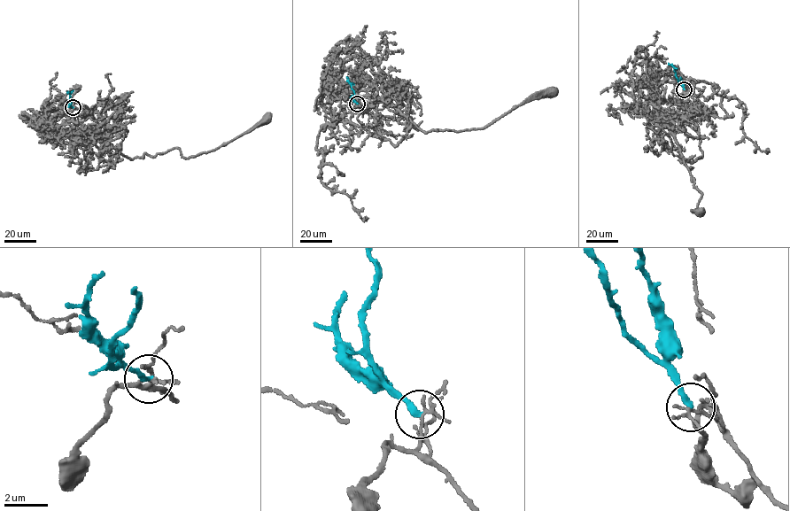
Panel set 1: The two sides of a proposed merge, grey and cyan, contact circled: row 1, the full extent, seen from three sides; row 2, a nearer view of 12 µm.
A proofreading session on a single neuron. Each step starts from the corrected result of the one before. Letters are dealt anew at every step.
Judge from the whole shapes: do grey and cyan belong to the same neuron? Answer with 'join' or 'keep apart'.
keep apart

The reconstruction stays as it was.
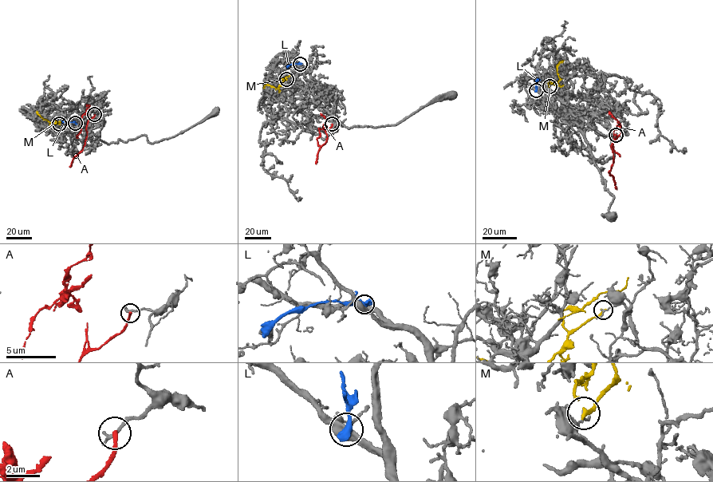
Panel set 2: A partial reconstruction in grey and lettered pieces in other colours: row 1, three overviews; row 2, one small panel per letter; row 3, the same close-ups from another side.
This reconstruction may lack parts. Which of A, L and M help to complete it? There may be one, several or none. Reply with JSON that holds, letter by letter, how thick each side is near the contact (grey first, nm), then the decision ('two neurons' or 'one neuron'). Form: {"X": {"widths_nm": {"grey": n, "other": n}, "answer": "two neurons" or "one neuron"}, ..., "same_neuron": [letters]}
{"A": {"widths_nm": {"grey": 260, "other": 240}, "answer": "two neurons"}, "L": {"widths_nm": {"grey": 500, "other": 550}, "answer": "two neurons"}, "M": {"widths_nm": {"grey": 110, "other": 260}, "answer": "two neurons"}, "same_neuron": []}

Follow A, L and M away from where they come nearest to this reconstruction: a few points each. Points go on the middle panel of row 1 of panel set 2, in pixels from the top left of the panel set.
A: (332, 124), (324, 132), (327, 141), (317, 152), (316, 163)
L: (300, 64), (291, 64), (286, 68)
M: (286, 79), (277, 88), (267, 84), (264, 88)

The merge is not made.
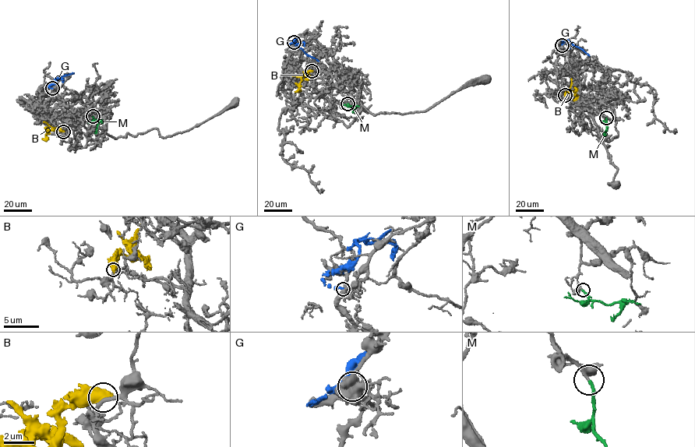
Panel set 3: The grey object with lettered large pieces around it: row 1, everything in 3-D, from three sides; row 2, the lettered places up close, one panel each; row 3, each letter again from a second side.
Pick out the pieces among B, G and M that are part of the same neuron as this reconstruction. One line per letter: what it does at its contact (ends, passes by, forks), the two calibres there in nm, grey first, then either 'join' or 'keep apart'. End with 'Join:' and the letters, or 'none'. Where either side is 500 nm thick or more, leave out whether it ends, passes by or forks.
B: 200/700 nm | keep apart
G: it ends | 360/240 nm | keep apart
M: it ends | 200/200 nm | join
Join: M

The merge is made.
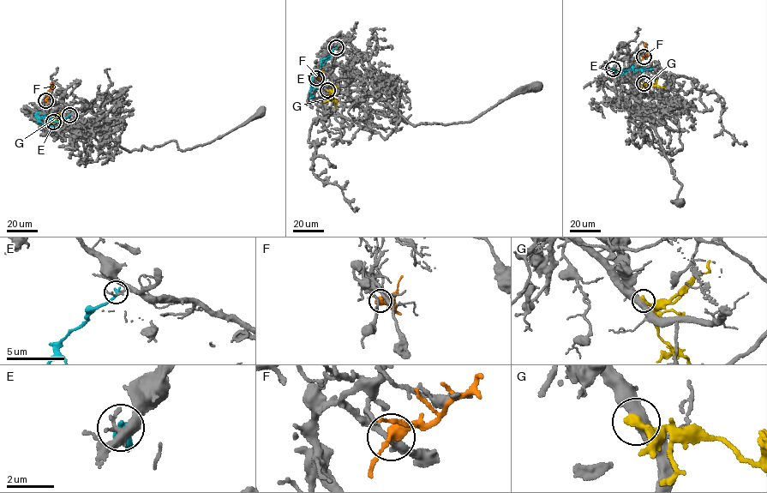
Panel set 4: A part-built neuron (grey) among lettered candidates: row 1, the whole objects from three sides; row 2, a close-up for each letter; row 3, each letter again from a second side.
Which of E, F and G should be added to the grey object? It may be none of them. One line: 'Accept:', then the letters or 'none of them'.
Accept: none of them

